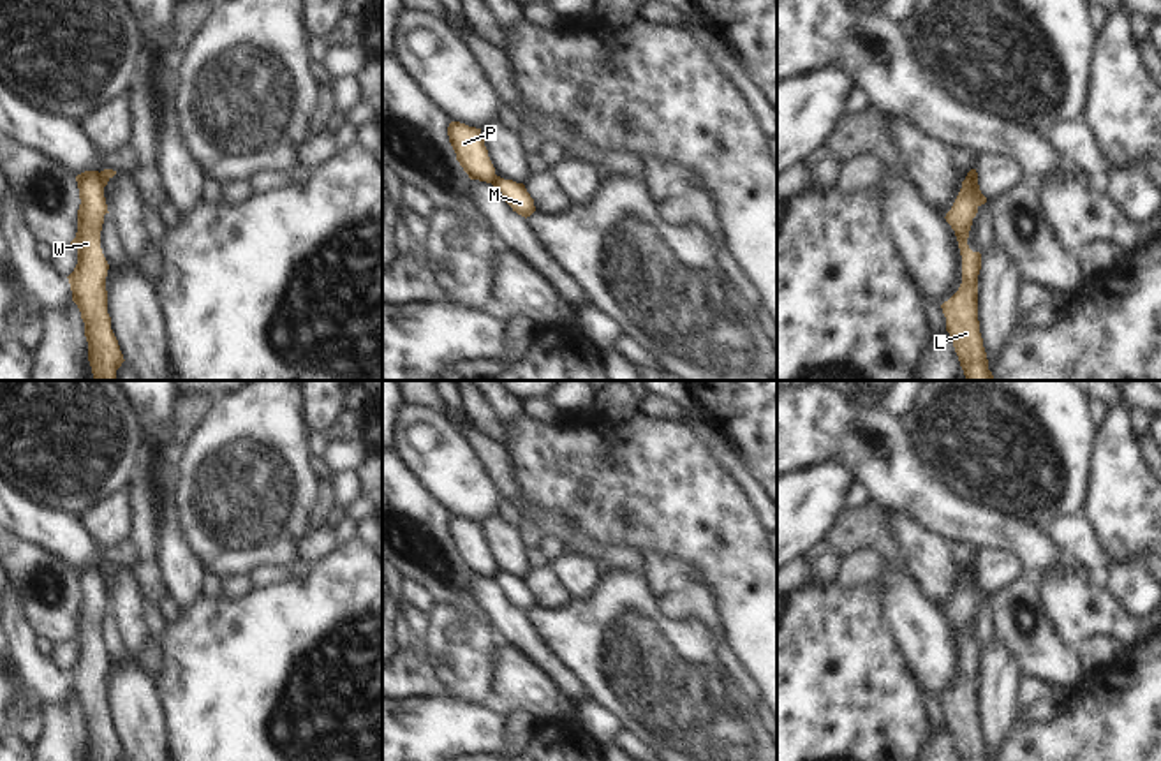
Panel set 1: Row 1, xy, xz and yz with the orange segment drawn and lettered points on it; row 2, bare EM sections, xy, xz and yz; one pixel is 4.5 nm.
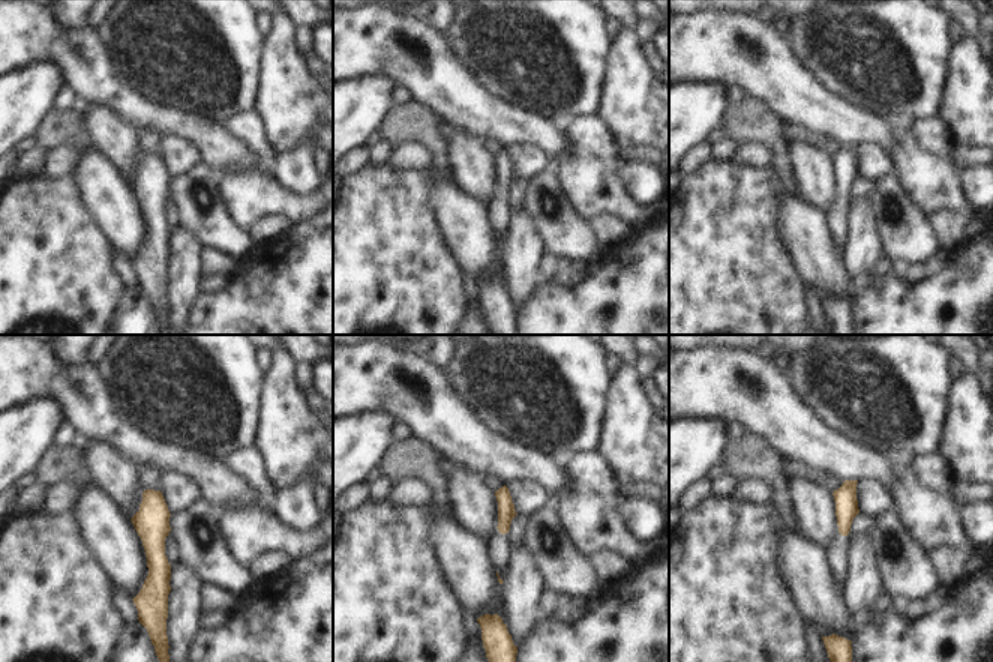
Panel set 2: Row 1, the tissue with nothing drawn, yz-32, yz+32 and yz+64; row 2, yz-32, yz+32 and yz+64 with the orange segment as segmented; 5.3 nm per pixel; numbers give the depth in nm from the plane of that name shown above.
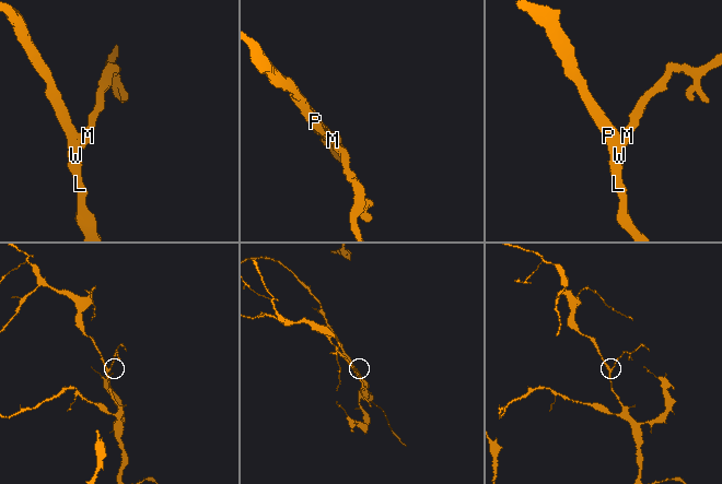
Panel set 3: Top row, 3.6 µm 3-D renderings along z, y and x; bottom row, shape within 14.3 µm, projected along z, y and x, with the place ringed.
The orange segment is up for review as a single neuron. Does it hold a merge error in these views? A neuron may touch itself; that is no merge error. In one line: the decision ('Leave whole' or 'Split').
Split

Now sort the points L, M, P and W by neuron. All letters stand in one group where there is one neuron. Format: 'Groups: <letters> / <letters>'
Groups: L P W / M

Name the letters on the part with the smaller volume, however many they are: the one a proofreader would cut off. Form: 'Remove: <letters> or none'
Remove: M

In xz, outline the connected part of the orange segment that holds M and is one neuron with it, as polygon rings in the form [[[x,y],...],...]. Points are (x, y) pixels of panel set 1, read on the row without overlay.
[[[495,571],[492,580],[502,587],[506,597],[518,610],[527,613],[536,606],[534,594],[530,592],[523,578],[516,578],[513,574],[504,574],[500,571]]]

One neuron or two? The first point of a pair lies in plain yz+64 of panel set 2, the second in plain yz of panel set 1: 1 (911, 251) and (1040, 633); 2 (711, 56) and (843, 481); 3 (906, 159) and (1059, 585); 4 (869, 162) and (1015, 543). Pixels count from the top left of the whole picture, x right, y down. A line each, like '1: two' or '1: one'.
1: one
2: two
3: one
4: two

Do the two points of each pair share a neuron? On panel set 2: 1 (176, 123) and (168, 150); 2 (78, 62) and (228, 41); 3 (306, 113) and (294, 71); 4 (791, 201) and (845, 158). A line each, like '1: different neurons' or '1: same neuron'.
1: different neurons
2: different neurons
3: same neuron
4: different neurons

